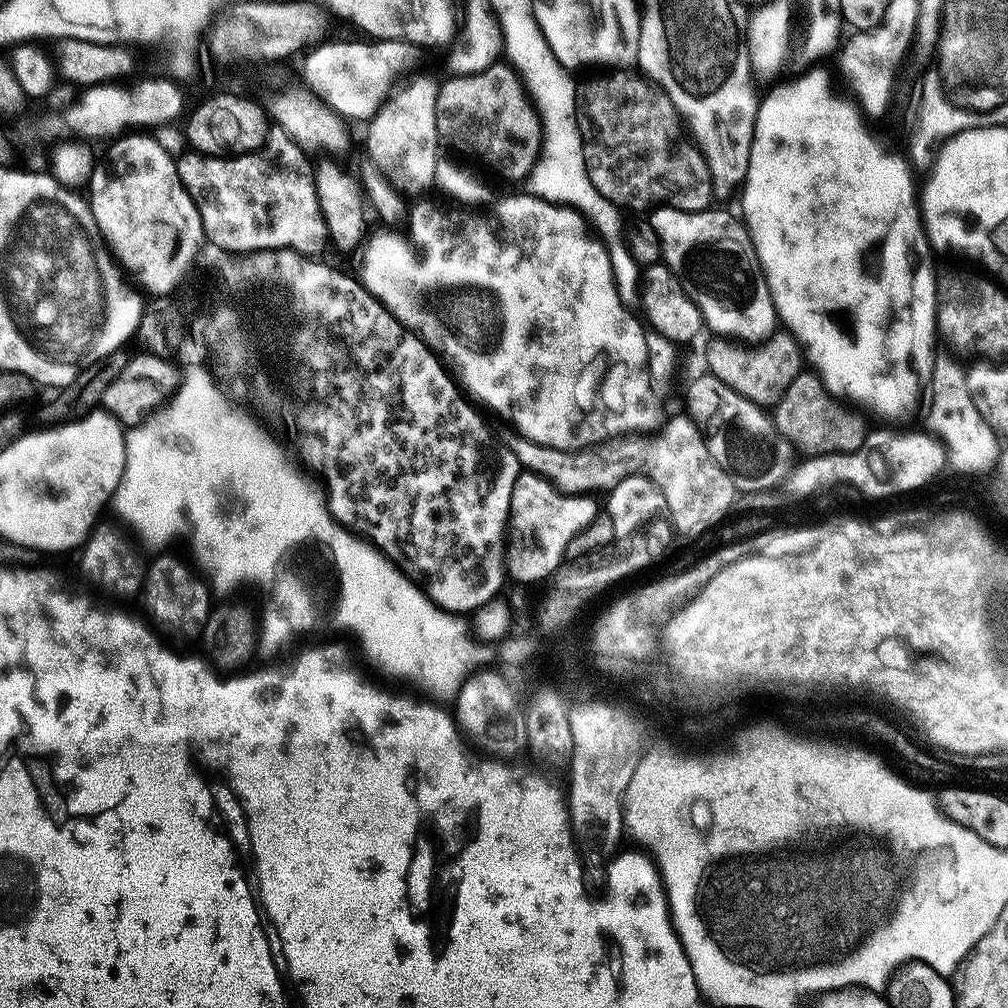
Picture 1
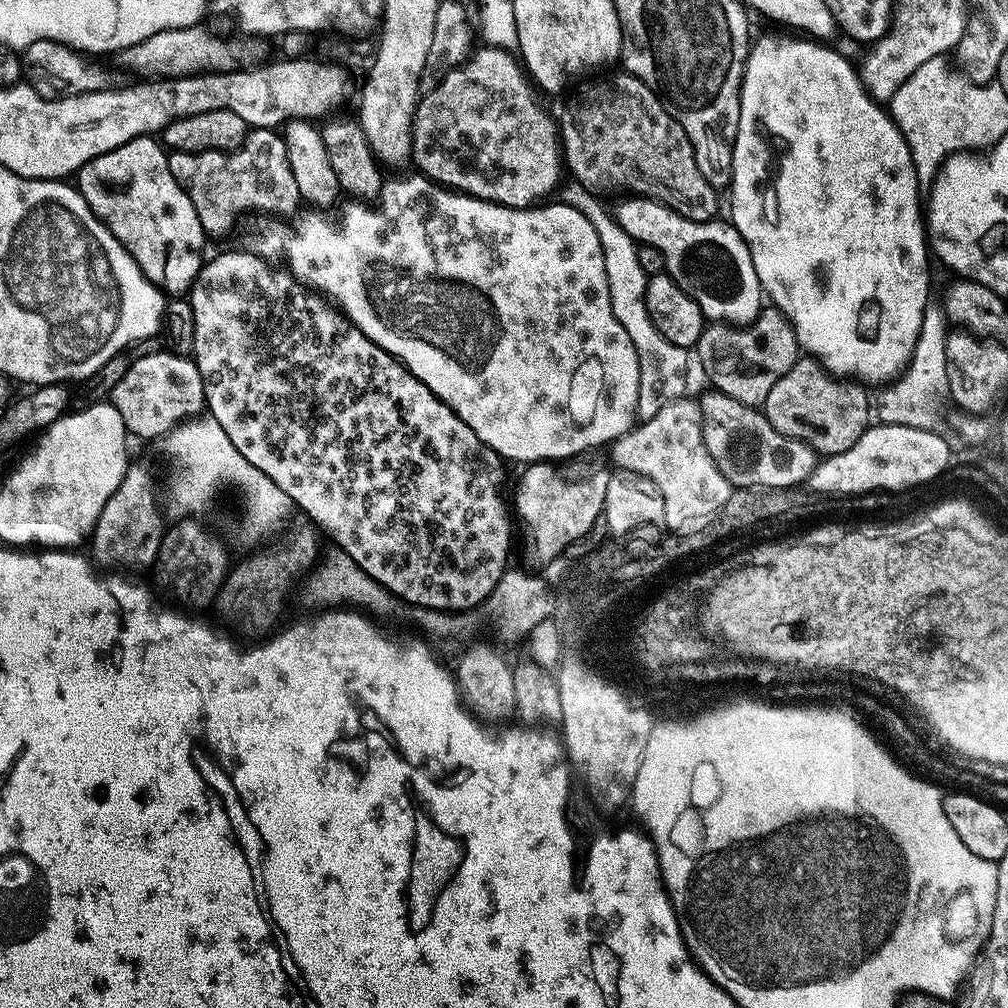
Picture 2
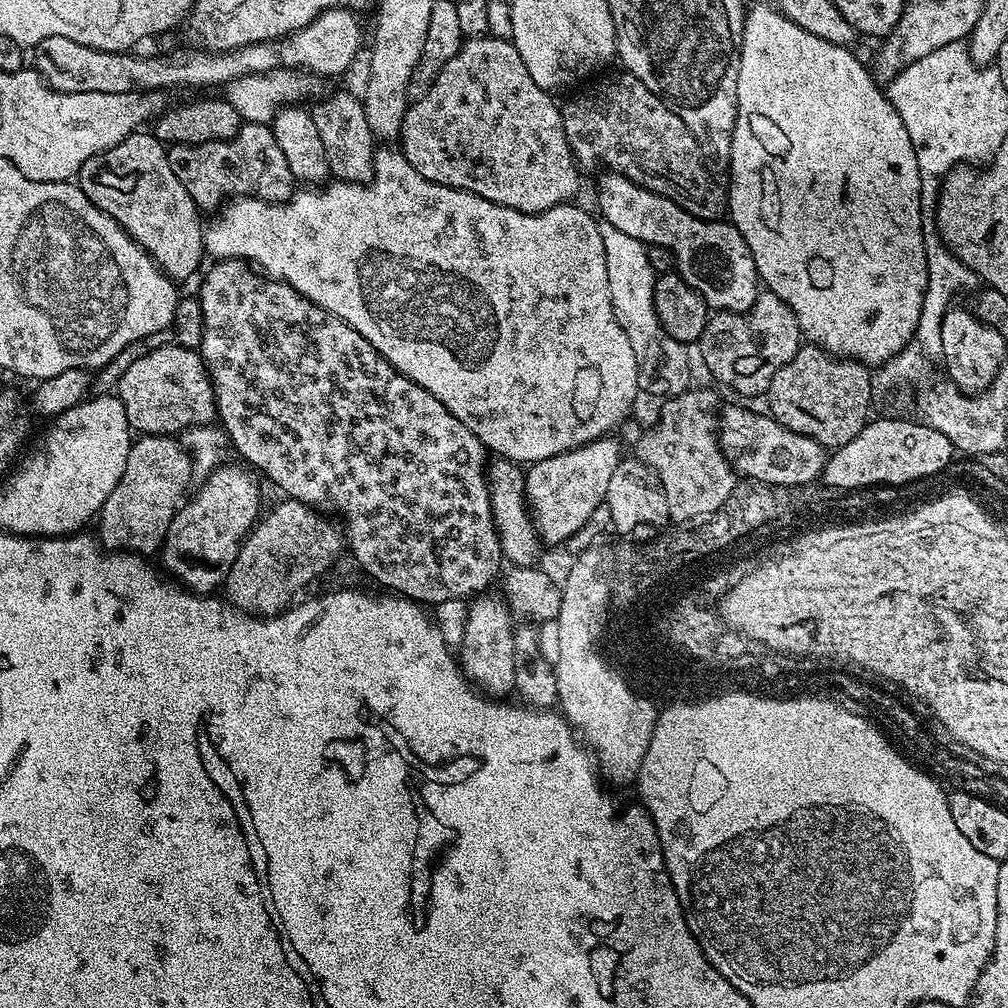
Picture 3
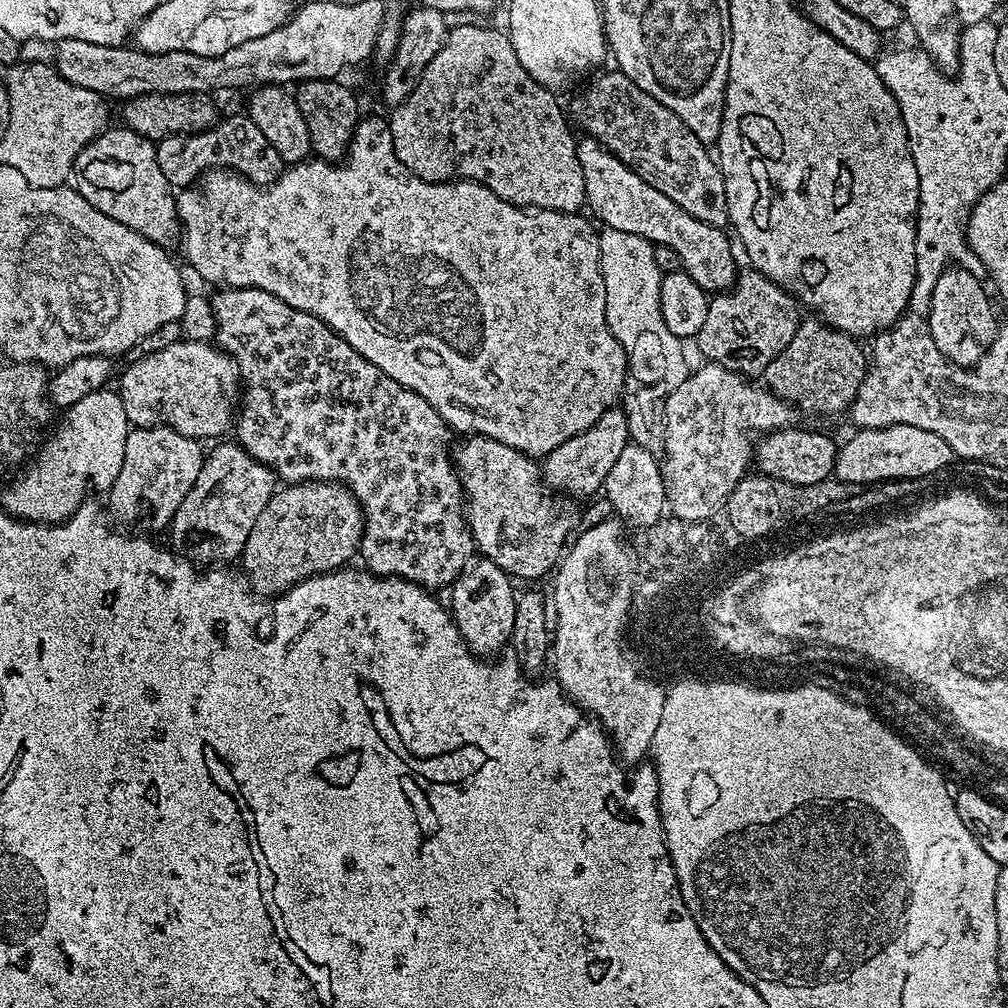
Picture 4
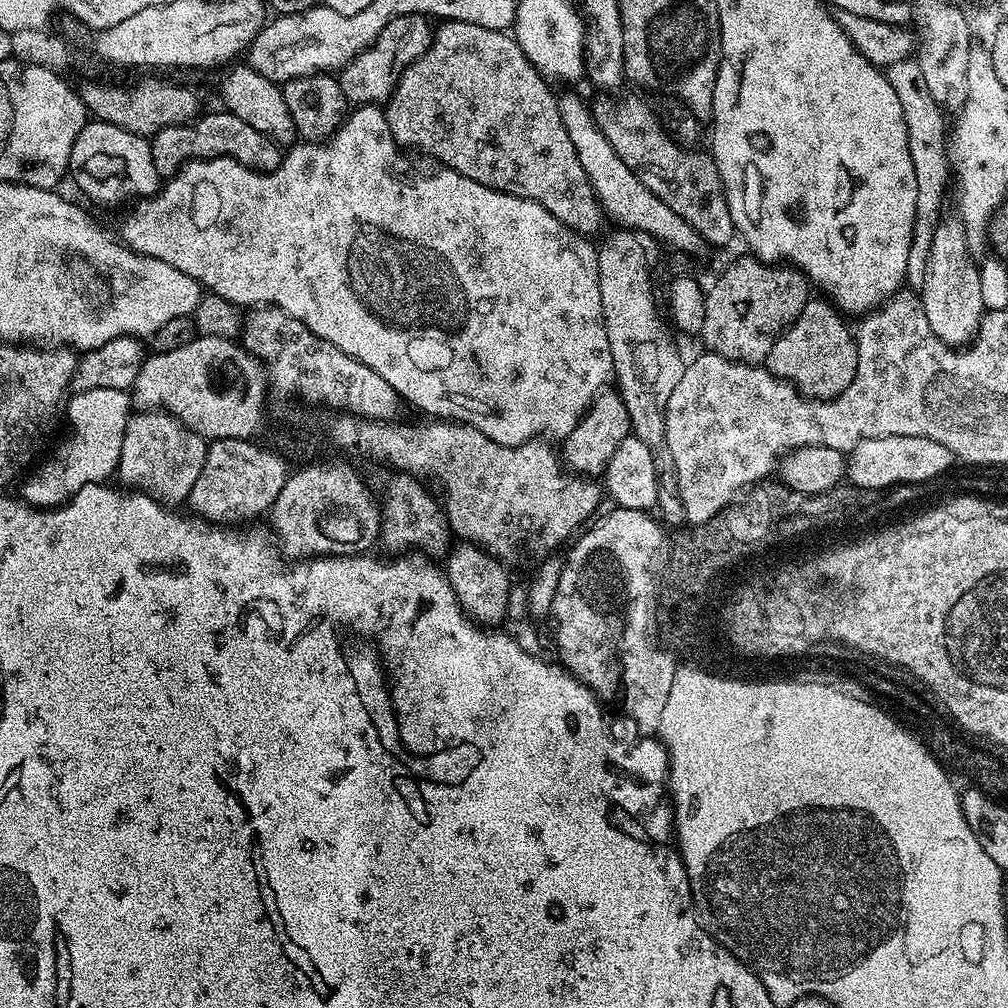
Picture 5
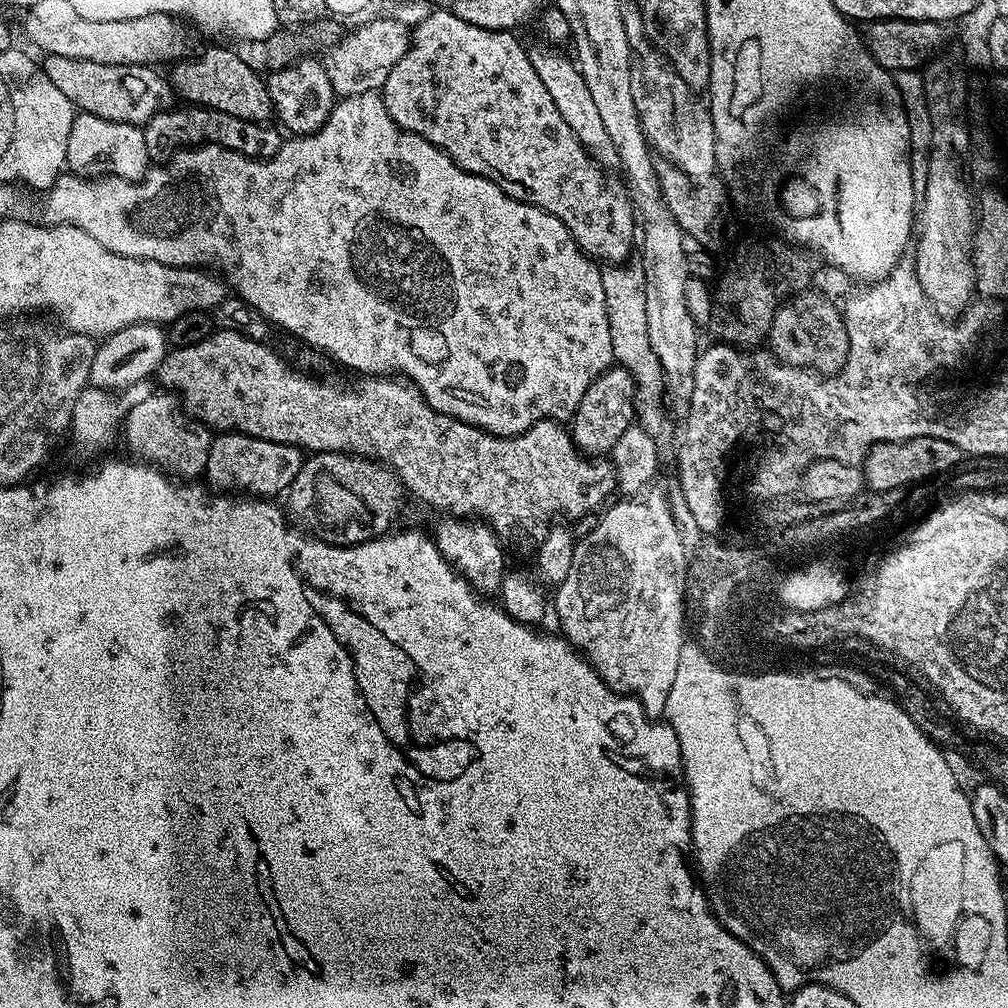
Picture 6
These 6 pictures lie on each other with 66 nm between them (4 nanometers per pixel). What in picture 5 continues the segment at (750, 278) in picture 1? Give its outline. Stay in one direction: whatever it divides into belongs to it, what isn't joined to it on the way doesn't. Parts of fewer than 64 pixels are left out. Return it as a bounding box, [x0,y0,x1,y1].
[556,92,706,254]

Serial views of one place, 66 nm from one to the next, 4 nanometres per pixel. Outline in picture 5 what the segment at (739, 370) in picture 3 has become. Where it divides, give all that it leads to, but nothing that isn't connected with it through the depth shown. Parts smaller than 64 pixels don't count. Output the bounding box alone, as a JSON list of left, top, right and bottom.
[699,254,810,365]

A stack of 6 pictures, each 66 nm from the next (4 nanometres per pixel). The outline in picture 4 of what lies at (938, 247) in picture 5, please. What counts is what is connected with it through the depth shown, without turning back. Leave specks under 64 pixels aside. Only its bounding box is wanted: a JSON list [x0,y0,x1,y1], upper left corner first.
[926,266,998,368]

